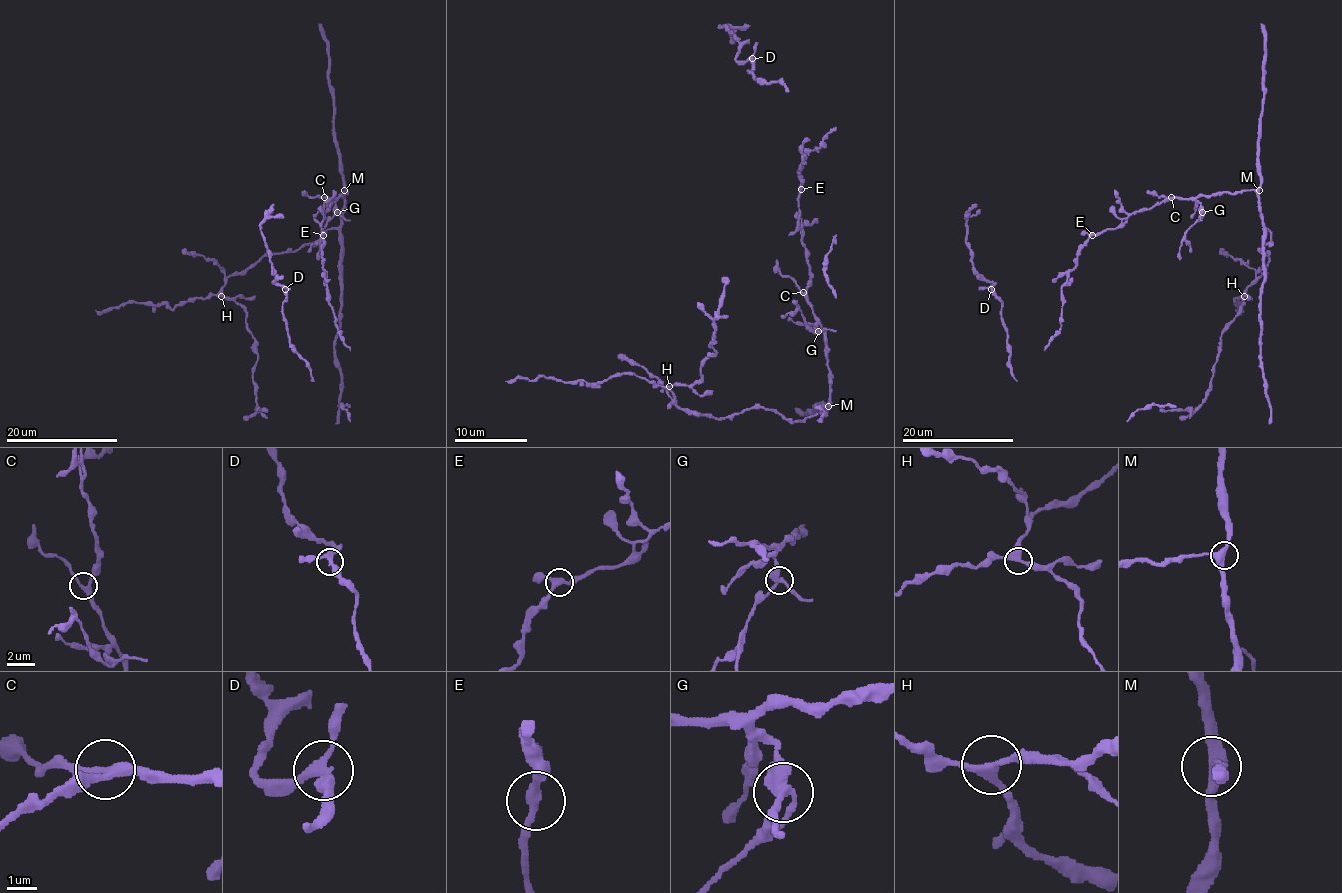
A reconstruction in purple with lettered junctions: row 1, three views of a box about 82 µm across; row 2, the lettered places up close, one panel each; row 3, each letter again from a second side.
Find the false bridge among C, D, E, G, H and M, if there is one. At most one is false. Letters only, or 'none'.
G

